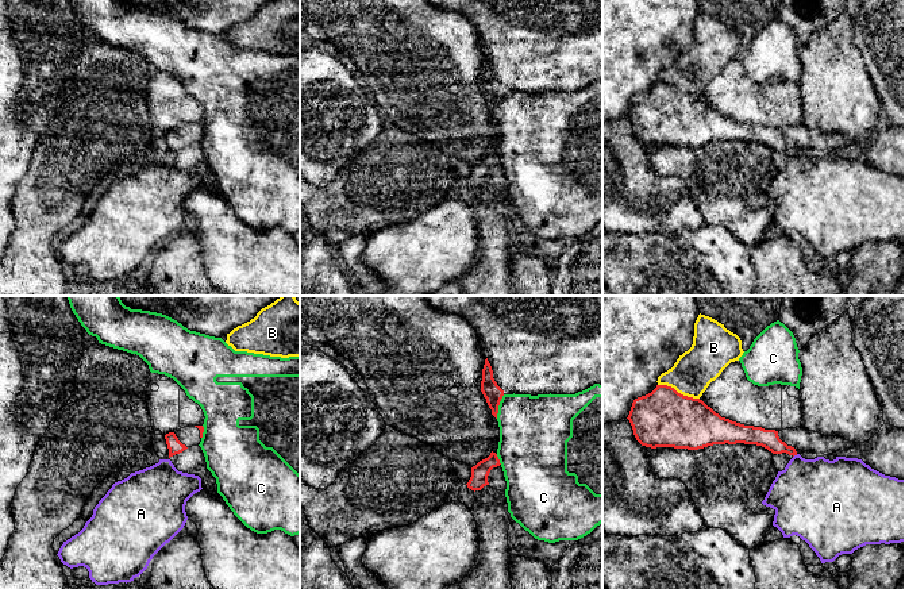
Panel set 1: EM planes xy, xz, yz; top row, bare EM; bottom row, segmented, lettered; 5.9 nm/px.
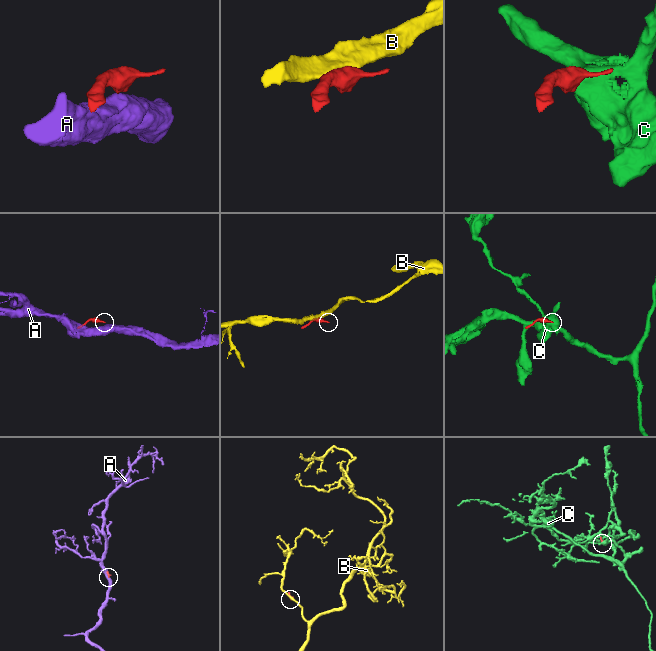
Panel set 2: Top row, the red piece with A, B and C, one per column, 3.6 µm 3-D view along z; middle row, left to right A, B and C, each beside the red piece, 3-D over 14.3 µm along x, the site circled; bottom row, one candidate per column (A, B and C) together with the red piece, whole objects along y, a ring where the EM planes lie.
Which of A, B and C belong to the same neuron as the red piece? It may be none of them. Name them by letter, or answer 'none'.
none

